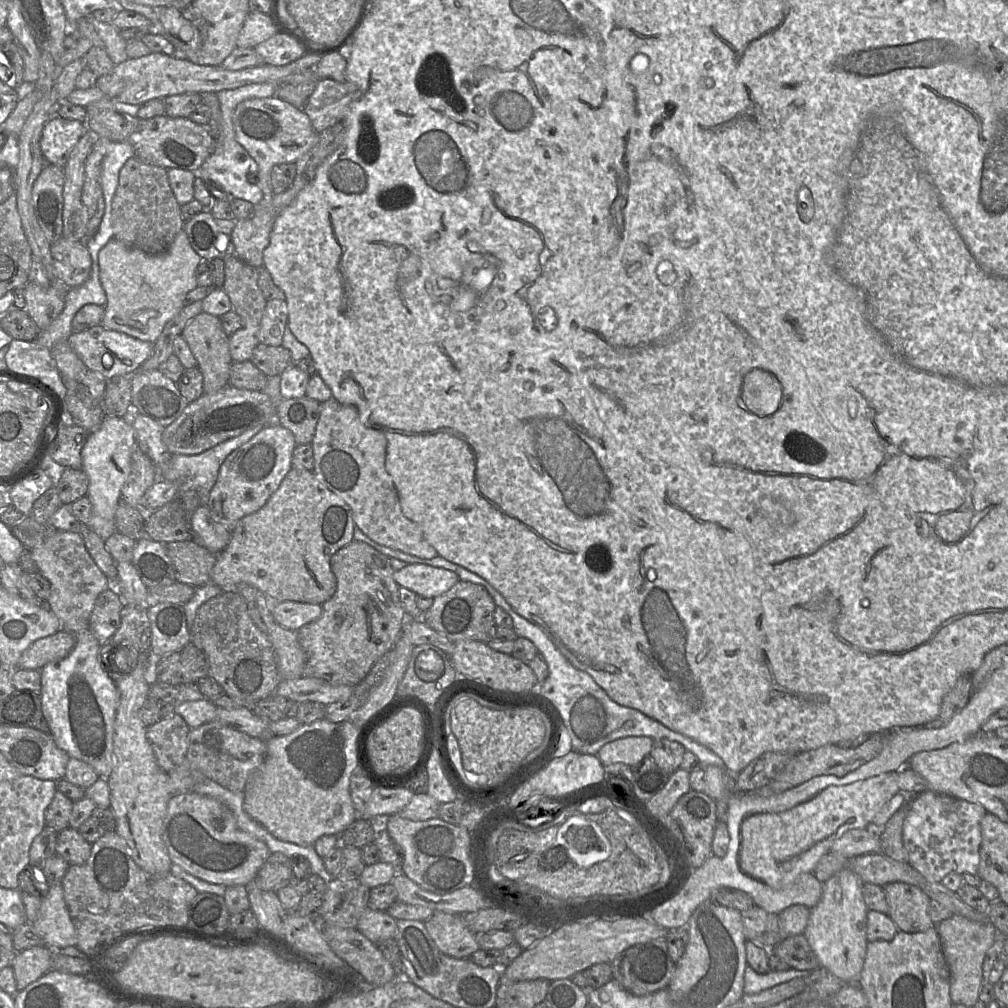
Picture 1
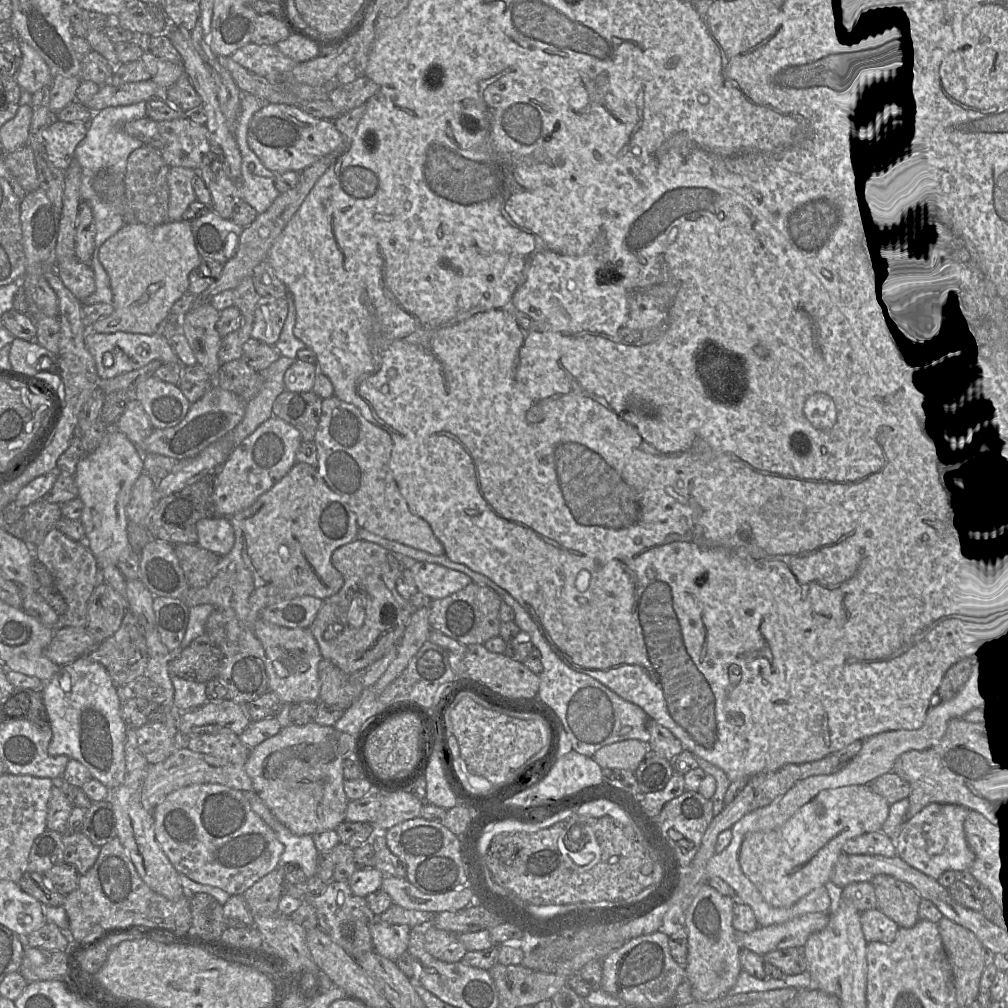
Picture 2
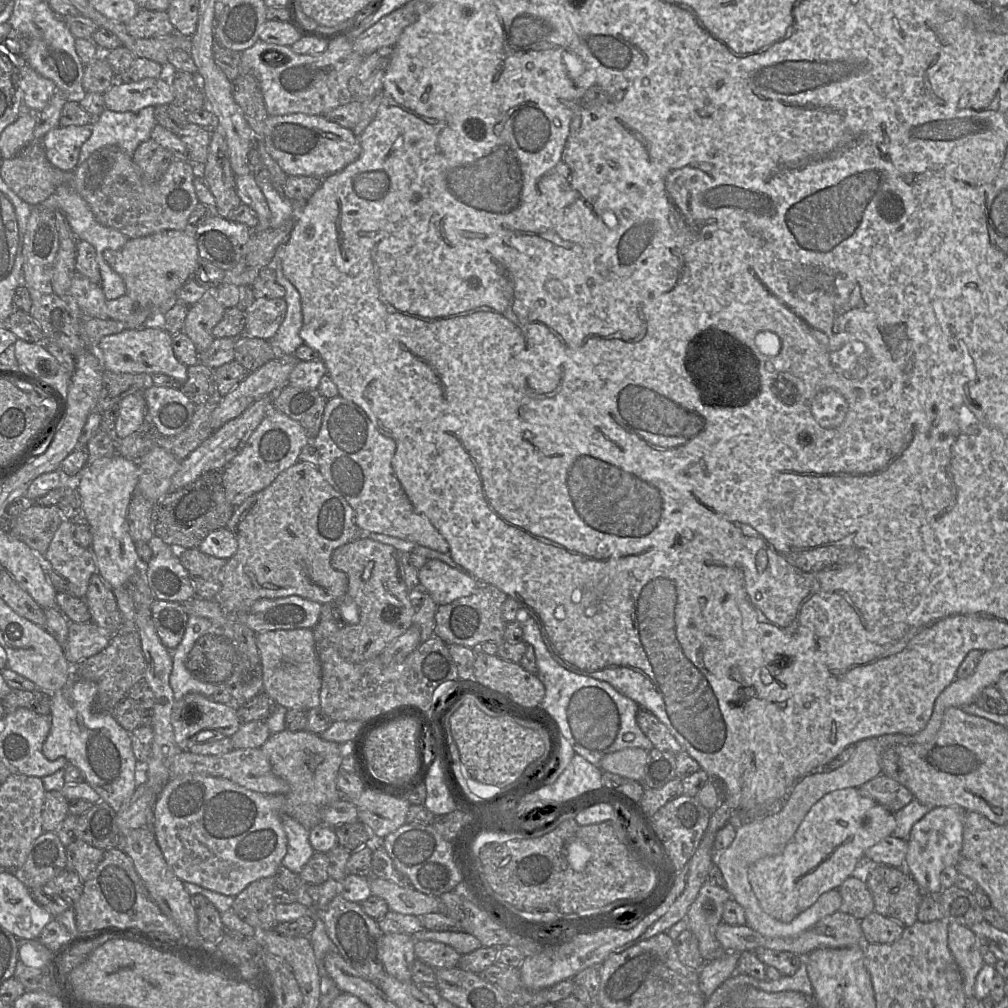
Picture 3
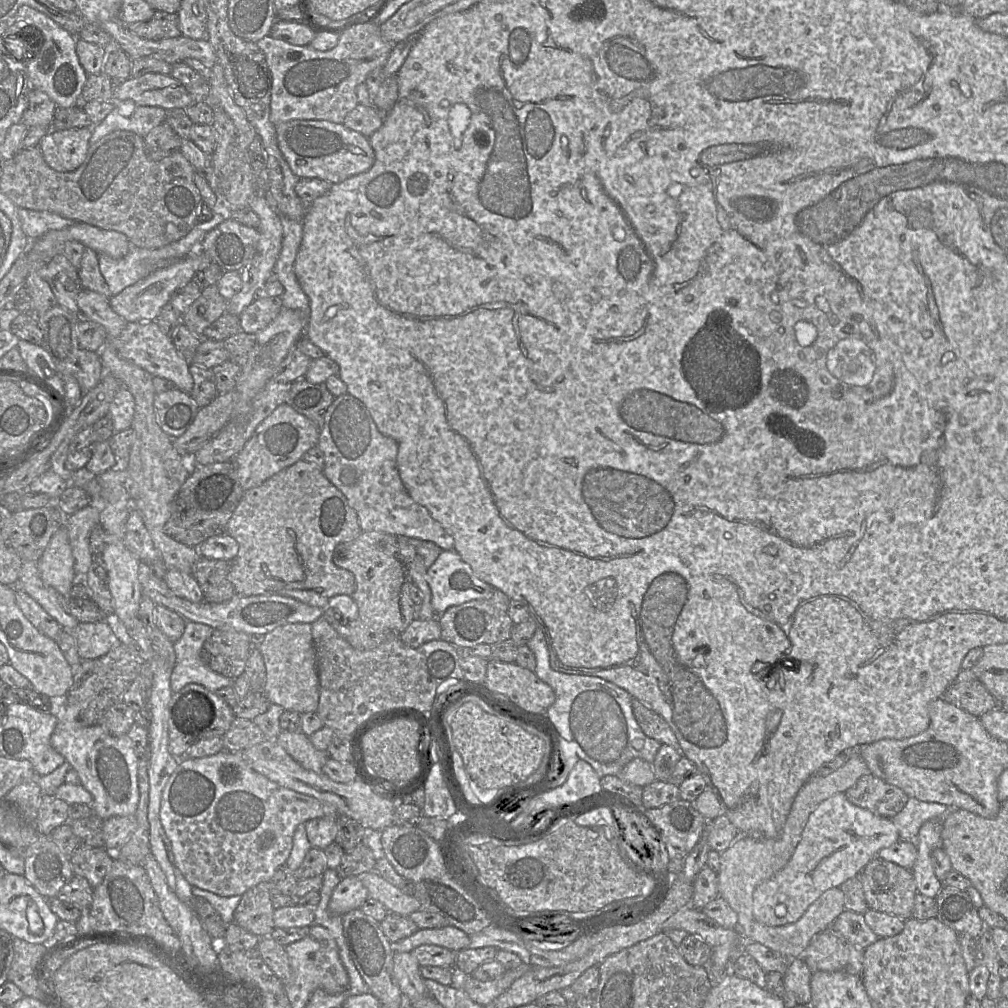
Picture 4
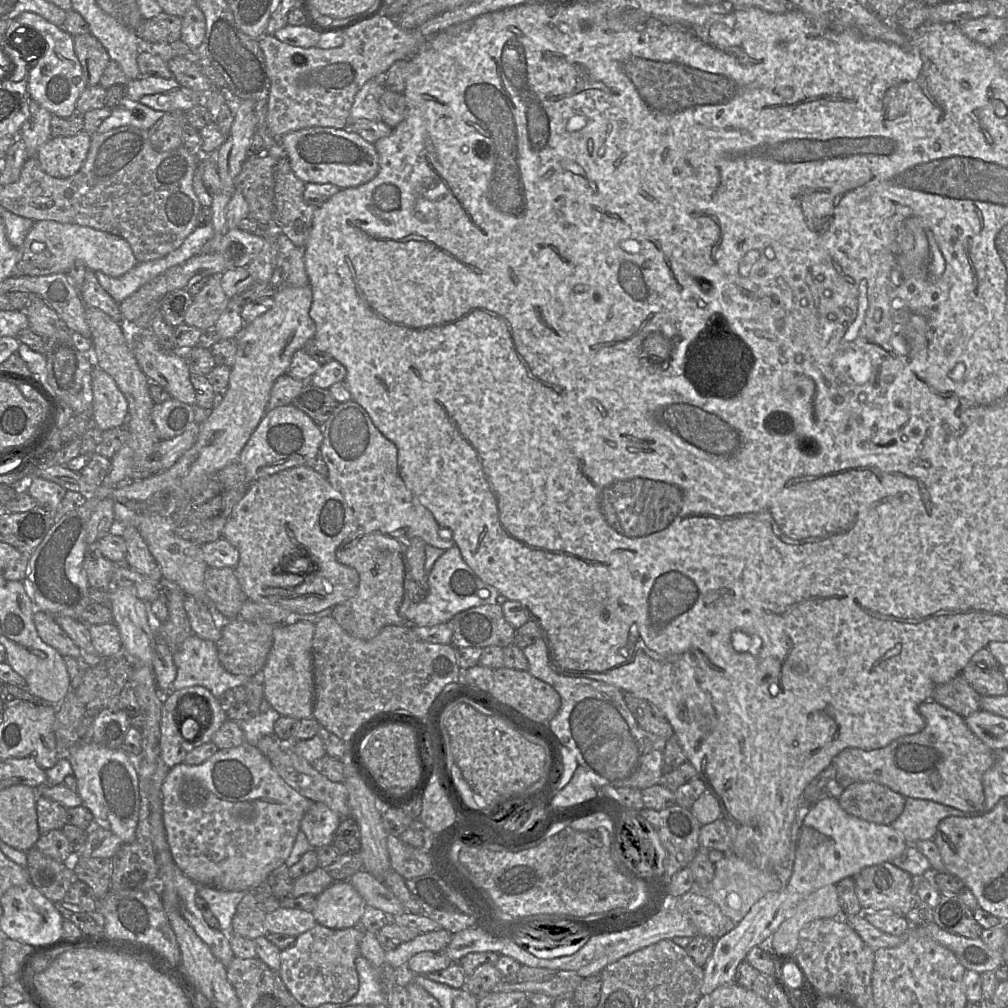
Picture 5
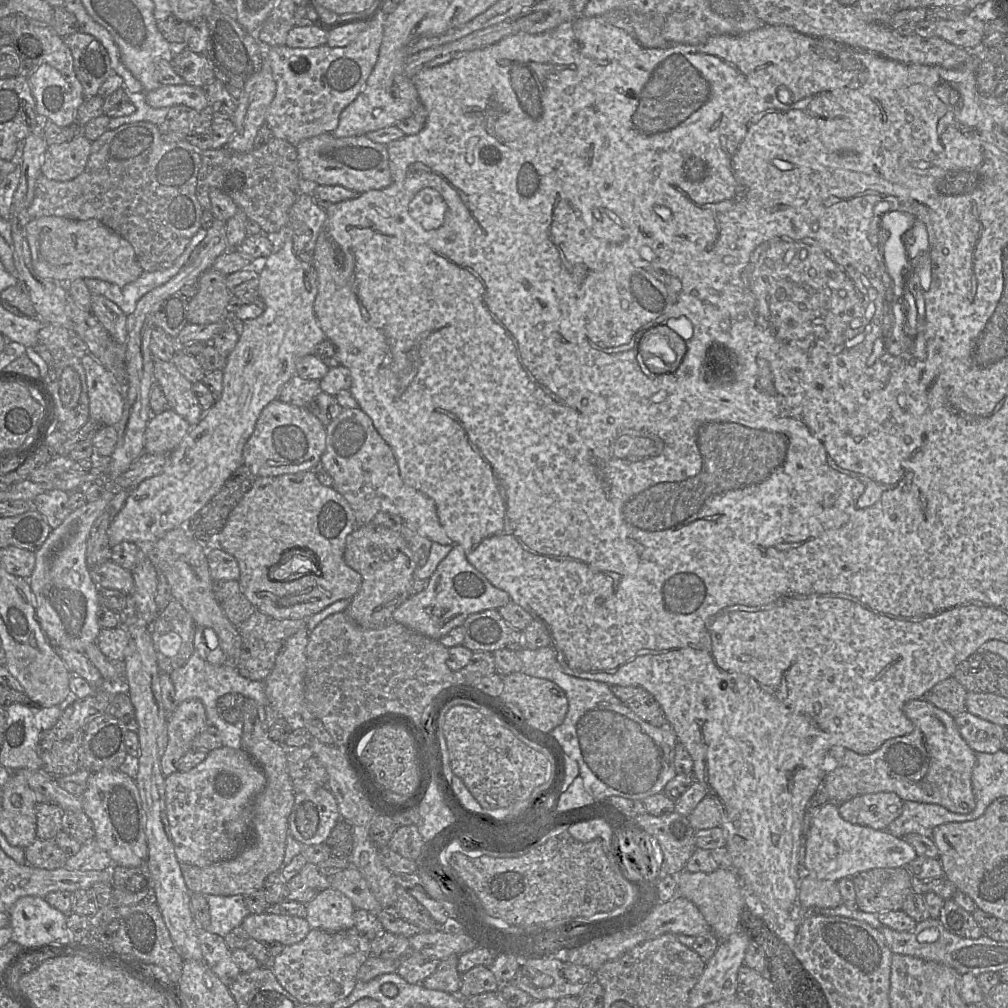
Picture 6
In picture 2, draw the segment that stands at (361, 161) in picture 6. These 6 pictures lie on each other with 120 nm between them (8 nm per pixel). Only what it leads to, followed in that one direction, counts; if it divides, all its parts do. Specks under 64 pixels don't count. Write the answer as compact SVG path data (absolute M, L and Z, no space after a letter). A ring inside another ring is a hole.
M267 103L253 115L247 141L265 167L275 174L301 172L323 156L333 153L341 156L347 151L343 136L333 121L314 117L296 106L282 103Z

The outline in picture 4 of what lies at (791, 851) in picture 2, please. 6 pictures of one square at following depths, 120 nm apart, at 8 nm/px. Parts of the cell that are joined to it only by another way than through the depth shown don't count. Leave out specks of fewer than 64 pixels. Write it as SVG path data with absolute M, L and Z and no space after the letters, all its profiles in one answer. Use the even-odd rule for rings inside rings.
M836 793L822 801L809 815L801 839L787 865L773 877L758 885L753 892L754 918L766 926L784 926L795 923L807 908L828 889L839 888L846 880L858 877L863 868L878 852L900 840L891 819L878 817L852 804L845 794Z

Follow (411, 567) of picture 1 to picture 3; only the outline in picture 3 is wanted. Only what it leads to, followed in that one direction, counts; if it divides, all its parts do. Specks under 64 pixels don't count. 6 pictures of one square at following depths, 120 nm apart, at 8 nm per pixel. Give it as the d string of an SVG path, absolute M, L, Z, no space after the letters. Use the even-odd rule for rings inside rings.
M438 559L428 560L418 570L418 579L420 587L438 606L469 596L479 587L478 581L468 573Z

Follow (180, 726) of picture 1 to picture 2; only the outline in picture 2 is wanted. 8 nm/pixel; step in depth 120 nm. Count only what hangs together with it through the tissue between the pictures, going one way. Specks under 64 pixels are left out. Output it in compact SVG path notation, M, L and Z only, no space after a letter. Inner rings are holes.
M149 722L136 729L139 751L150 765L165 761L175 751L186 747L186 739L177 725L168 726L161 722Z

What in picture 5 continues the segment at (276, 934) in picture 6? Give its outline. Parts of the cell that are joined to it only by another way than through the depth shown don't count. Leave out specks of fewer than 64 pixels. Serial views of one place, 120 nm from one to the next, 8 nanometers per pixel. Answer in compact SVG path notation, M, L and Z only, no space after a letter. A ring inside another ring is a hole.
M279 907L265 914L265 928L268 933L297 937L315 924L311 911Z

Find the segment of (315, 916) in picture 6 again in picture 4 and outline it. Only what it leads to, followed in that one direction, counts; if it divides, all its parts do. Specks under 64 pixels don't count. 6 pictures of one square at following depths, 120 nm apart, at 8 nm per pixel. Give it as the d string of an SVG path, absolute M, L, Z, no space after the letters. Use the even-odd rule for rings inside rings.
M345 877L332 892L328 904L329 912L342 916L351 910L360 909L368 897L369 892L362 884L360 877Z

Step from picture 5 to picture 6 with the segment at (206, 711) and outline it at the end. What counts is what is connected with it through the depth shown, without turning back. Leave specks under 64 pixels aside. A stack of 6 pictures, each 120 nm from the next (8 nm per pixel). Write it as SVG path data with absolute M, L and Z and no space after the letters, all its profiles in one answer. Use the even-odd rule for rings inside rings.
M198 699L179 703L168 715L168 743L161 758L161 770L165 777L178 770L180 759L192 749L194 738L207 726L205 708Z

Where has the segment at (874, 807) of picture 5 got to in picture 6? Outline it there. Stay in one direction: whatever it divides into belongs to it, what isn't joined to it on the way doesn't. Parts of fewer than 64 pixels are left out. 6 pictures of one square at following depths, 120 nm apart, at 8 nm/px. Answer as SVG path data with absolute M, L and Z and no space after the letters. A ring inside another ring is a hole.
M878 792L856 796L839 804L840 816L856 825L886 830L903 811L904 801L895 793Z

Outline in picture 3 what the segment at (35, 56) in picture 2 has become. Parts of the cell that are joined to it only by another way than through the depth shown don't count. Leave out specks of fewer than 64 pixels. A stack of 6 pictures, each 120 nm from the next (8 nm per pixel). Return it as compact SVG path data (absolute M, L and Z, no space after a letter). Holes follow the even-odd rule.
M28 64L23 78L24 104L33 113L42 111L58 90L55 83L40 75Z

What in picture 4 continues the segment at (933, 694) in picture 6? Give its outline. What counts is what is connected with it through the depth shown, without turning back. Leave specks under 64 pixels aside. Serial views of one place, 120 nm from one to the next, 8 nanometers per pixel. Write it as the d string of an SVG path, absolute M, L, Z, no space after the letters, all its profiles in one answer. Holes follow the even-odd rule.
M979 680L954 681L941 698L976 717L999 707L999 703Z

